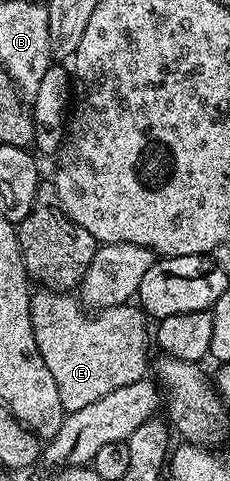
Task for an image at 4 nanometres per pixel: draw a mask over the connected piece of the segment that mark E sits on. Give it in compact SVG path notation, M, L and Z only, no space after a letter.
M51 290L40 291L37 300L29 311L32 330L40 356L49 374L53 374L53 382L57 382L57 394L61 394L64 413L81 410L90 403L105 399L113 390L144 379L143 352L139 349L143 336L131 332L117 310L108 314L108 325L103 320L94 324L79 313L77 305L63 304L64 297Z

